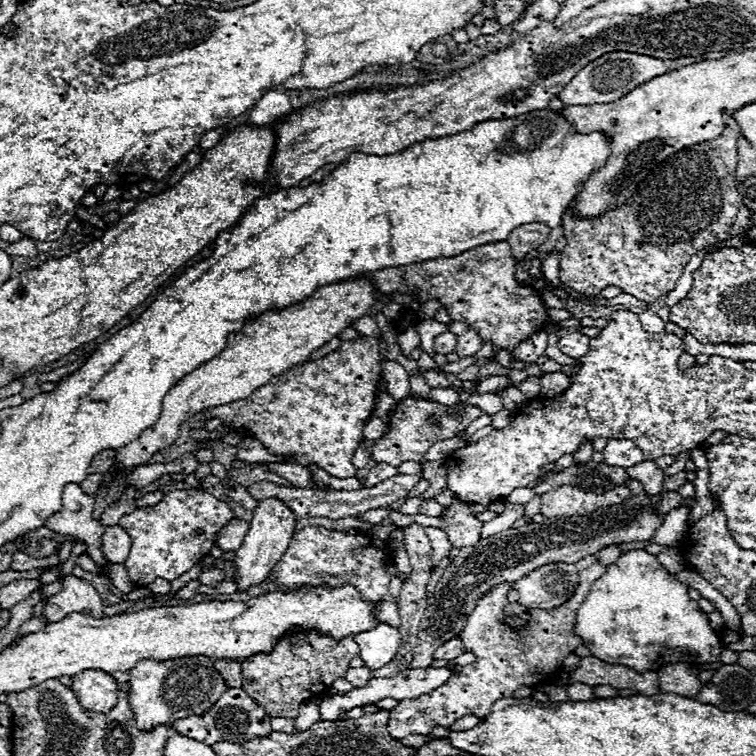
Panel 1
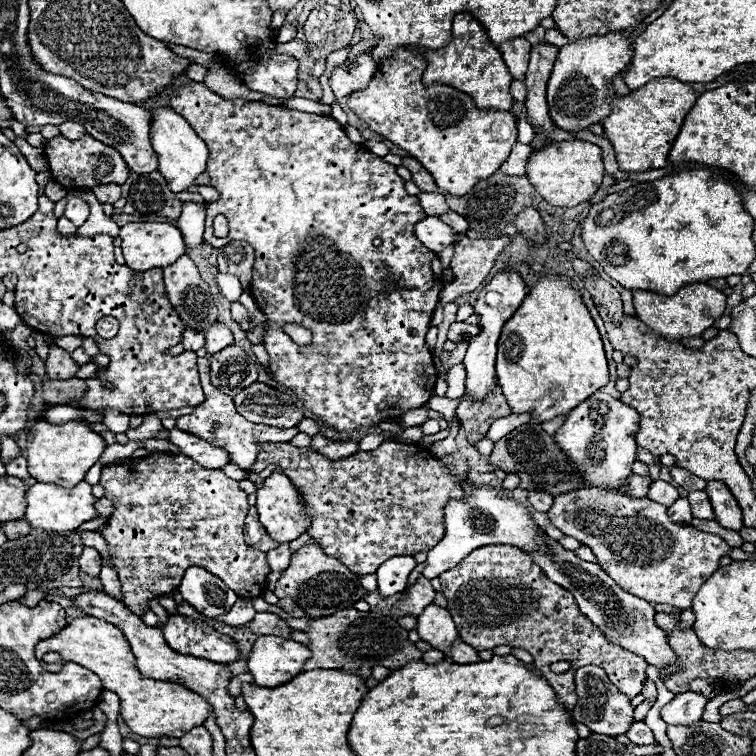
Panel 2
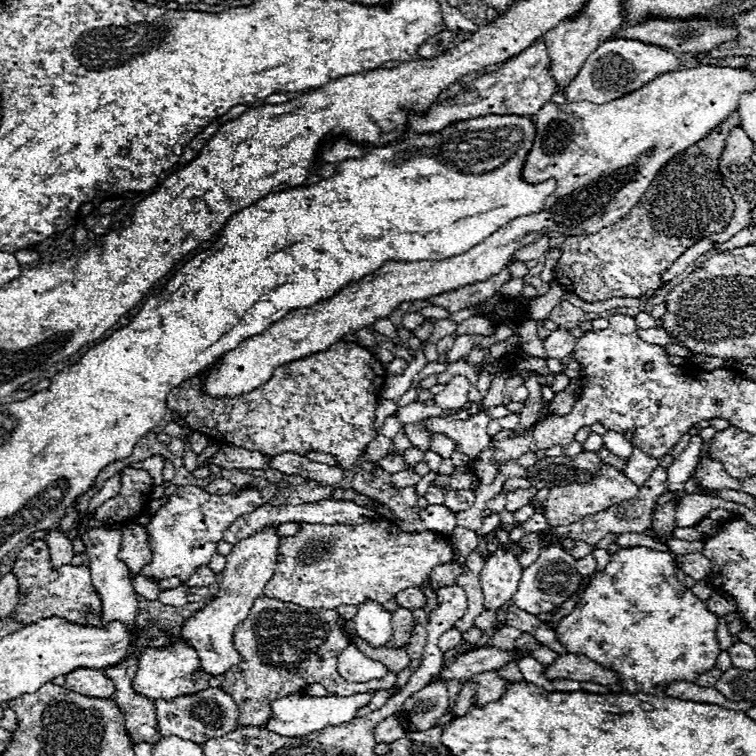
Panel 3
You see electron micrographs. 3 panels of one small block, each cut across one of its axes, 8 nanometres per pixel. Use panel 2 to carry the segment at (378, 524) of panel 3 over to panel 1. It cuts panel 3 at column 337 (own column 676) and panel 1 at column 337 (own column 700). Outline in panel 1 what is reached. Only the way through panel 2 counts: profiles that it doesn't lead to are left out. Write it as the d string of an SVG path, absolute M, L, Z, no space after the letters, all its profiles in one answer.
M306 526L298 532L294 532L294 538L290 540L290 546L286 550L286 554L282 556L282 560L274 566L272 574L276 576L278 588L282 588L284 592L302 584L310 584L310 586L318 586L318 584L354 584L362 596L366 596L368 600L382 600L388 596L388 584L390 584L390 576L386 574L384 566L386 566L388 554L386 554L386 542L374 538L374 536L360 536L360 534L346 534L346 532L336 532L336 530L326 530L322 526Z

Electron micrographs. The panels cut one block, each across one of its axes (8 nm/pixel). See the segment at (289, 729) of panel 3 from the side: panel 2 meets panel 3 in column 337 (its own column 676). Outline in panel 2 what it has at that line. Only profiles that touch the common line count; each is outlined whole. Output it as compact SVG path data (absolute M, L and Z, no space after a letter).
M696 692L676 694L668 704L660 708L660 716L666 724L672 724L672 726L696 724L702 720L706 704L708 704L708 698L702 694L696 694Z

